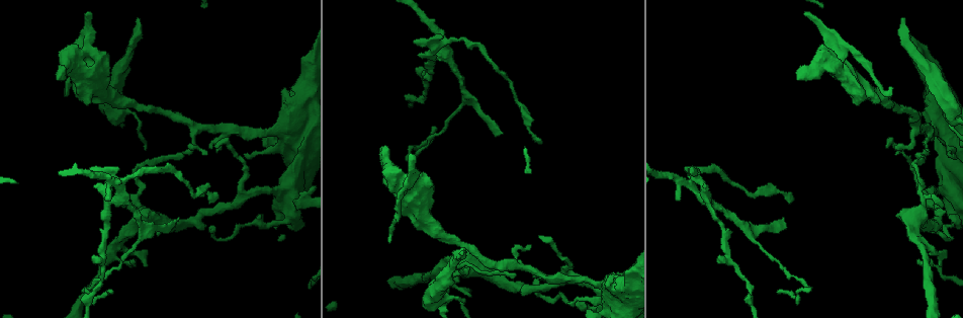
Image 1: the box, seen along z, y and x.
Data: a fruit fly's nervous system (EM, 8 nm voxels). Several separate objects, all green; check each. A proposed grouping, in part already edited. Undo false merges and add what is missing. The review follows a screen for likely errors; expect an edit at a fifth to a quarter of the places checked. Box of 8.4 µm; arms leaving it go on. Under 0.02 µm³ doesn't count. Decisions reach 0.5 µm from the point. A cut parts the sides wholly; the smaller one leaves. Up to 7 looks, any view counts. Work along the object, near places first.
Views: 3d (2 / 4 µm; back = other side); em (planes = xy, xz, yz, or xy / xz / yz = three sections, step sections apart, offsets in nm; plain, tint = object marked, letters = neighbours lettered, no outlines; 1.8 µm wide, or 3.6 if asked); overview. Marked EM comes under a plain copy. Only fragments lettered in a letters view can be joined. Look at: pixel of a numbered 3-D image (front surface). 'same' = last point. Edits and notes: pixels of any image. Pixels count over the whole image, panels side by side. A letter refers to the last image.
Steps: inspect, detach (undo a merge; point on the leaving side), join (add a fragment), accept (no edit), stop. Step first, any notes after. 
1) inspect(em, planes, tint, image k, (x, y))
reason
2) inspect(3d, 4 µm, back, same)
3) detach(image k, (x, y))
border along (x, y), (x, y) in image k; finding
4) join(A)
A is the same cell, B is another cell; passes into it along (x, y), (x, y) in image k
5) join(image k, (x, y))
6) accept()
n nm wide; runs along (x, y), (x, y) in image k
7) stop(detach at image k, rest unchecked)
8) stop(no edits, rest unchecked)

inspect(em, planes, letters, image 1, (401, 185))
looks like a crossing

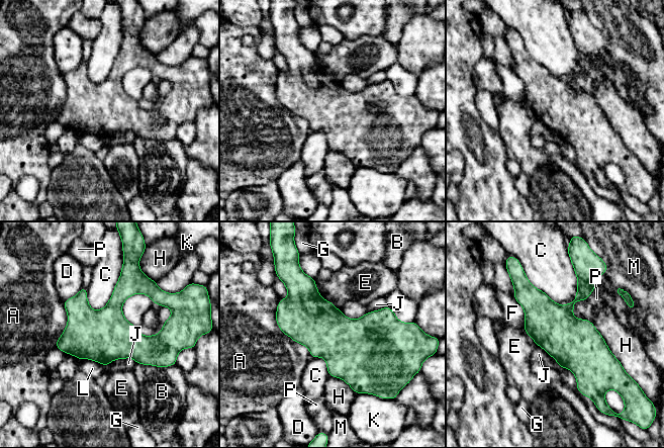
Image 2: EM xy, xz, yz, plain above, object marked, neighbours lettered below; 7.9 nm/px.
accept()
400 nm wide; A, B, C, D, E, F, G, H, J, K, L, M and P are other cells; border along (525, 273), (562, 305), (577, 293) in image 2; one neuron here

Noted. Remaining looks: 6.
inspect(3d, 2 µm, image 1, (136, 19))
an open end

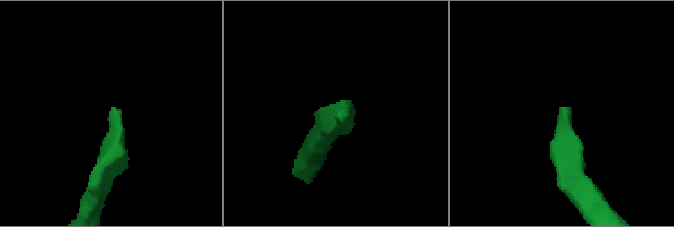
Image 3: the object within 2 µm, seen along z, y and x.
inspect(em, xy, step 16, letters, image 3, (117, 110))

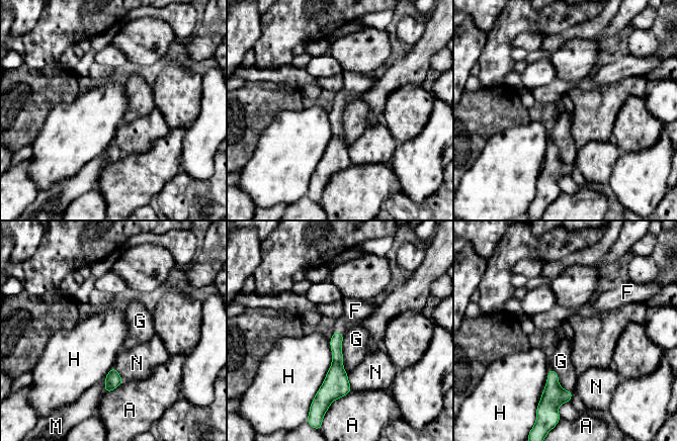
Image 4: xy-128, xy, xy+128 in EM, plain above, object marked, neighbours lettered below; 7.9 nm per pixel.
join(F)
F is the same cell, A, G, H, M and N are other cells; passes into it along (336, 341), (339, 332), (355, 311) in image 4; it goes on there

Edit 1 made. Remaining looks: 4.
inspect(em, 3.6 µm, planes, tint, image 1, (284, 110))

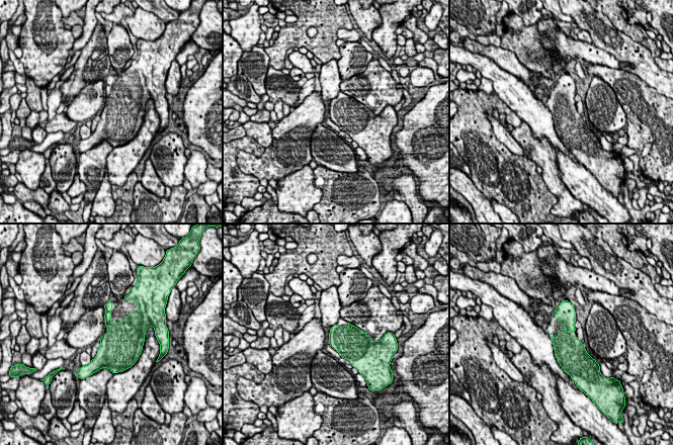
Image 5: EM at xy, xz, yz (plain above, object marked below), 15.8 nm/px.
inspect(em, 3.6 µm, planes, letters, same)
see the neighbours

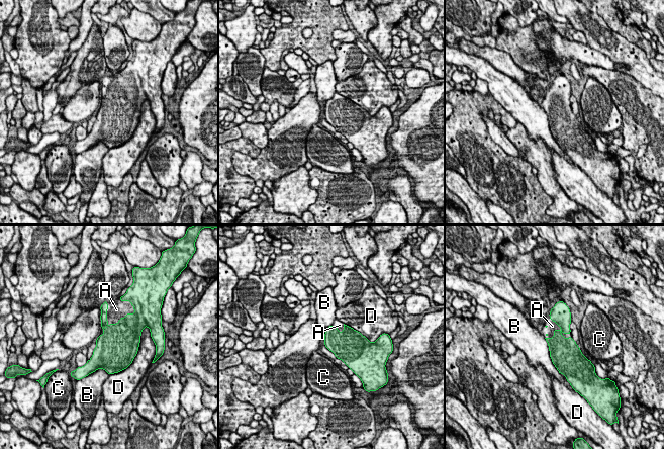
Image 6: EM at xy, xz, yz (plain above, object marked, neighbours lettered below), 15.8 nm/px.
join(A)
A is the same cell, B, C and D are other cells; it goes on there

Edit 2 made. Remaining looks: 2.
stop(join at image 4, join at image 6, rest unchecked)

